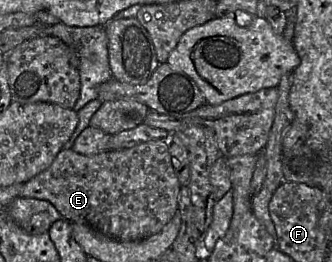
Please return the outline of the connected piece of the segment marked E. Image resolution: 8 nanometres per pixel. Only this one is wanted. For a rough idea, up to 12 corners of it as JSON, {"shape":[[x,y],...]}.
{"shape":[[167,140],[62,149],[19,197],[122,242],[159,233],[181,184]]}

